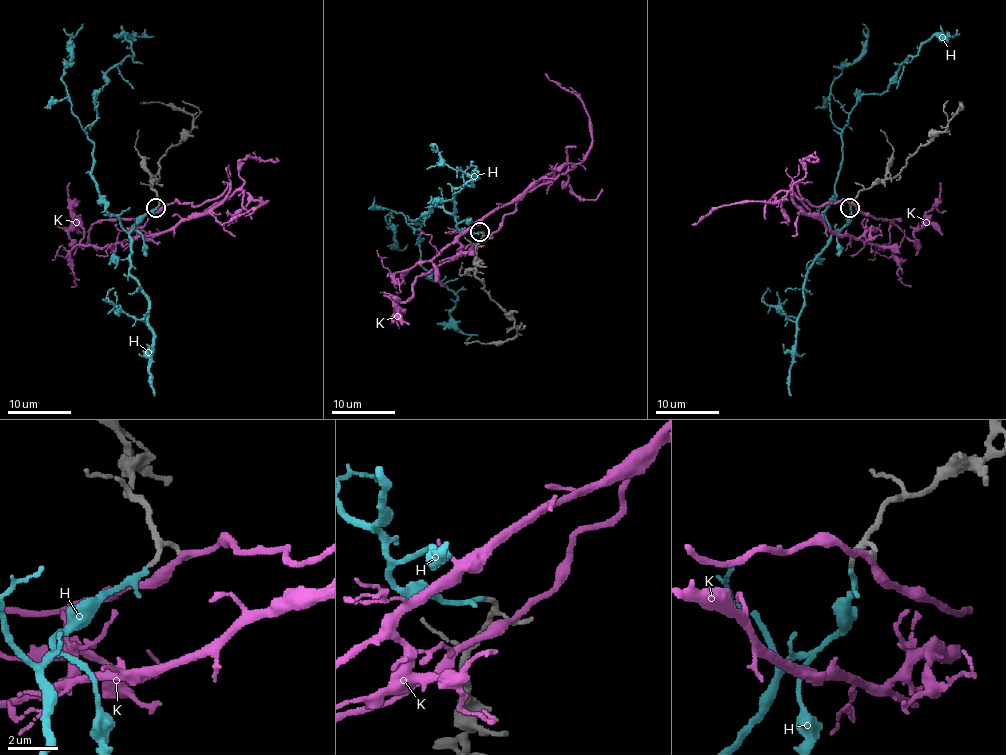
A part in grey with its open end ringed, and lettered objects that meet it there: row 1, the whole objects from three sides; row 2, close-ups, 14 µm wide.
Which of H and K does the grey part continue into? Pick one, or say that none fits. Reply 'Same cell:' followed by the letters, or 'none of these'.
Same cell: H

